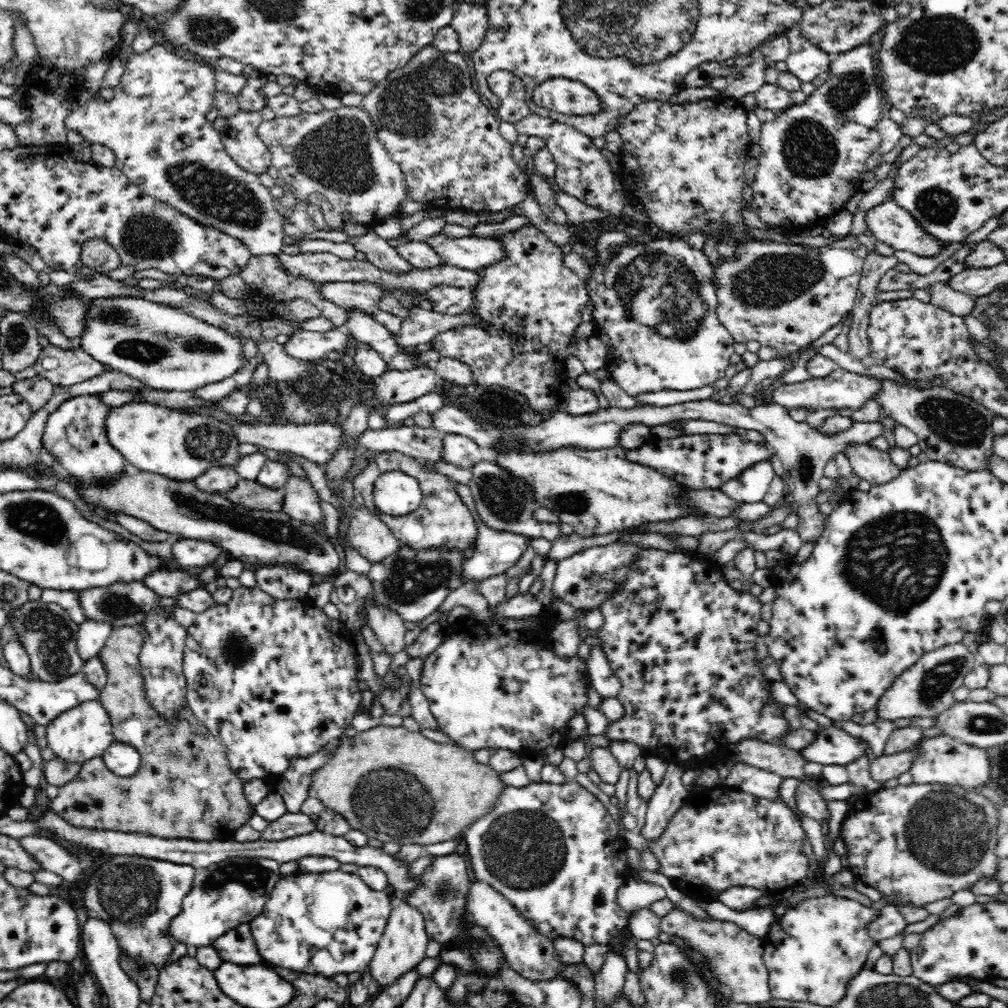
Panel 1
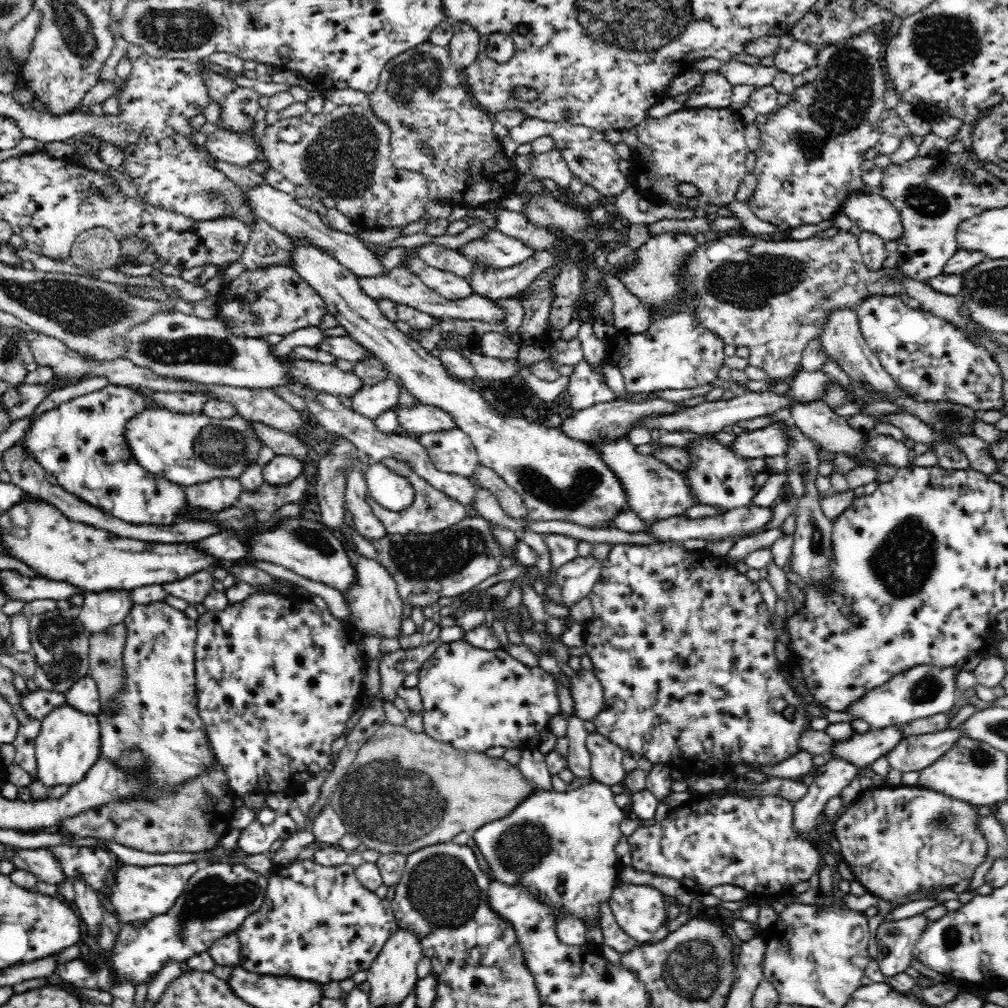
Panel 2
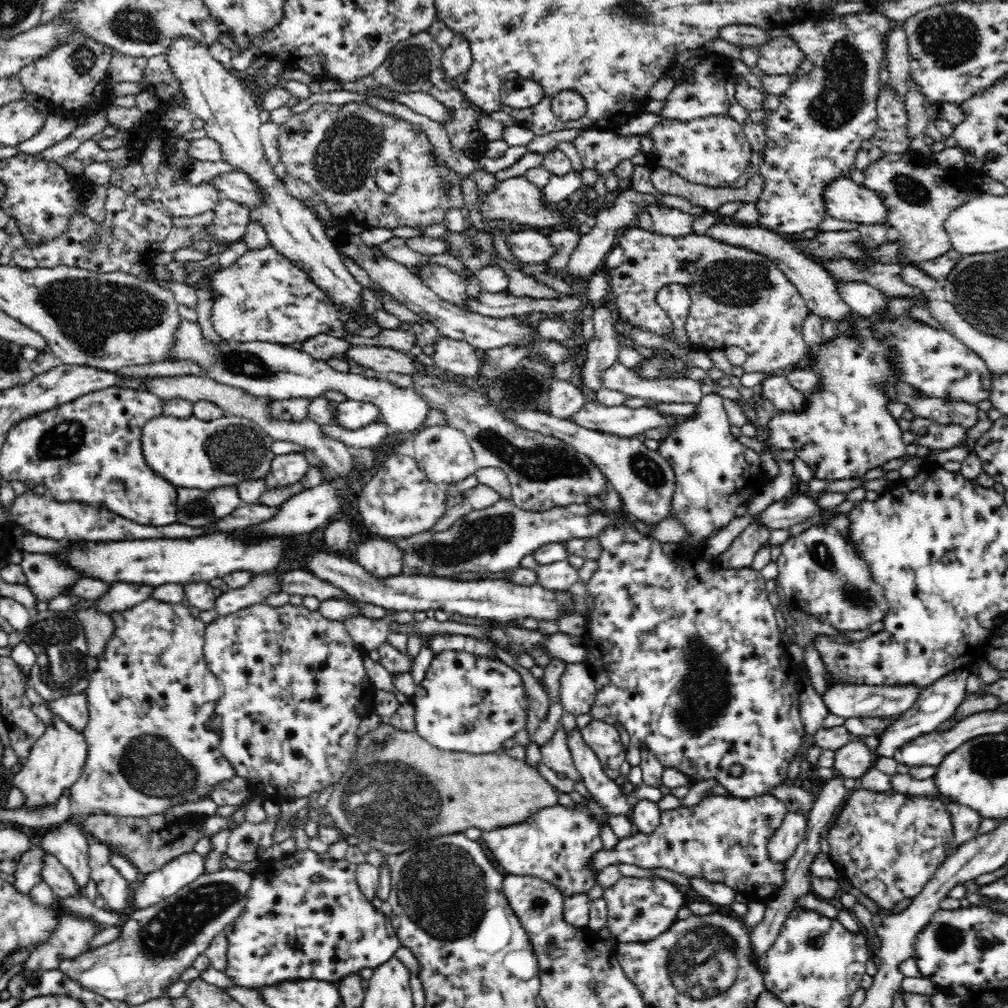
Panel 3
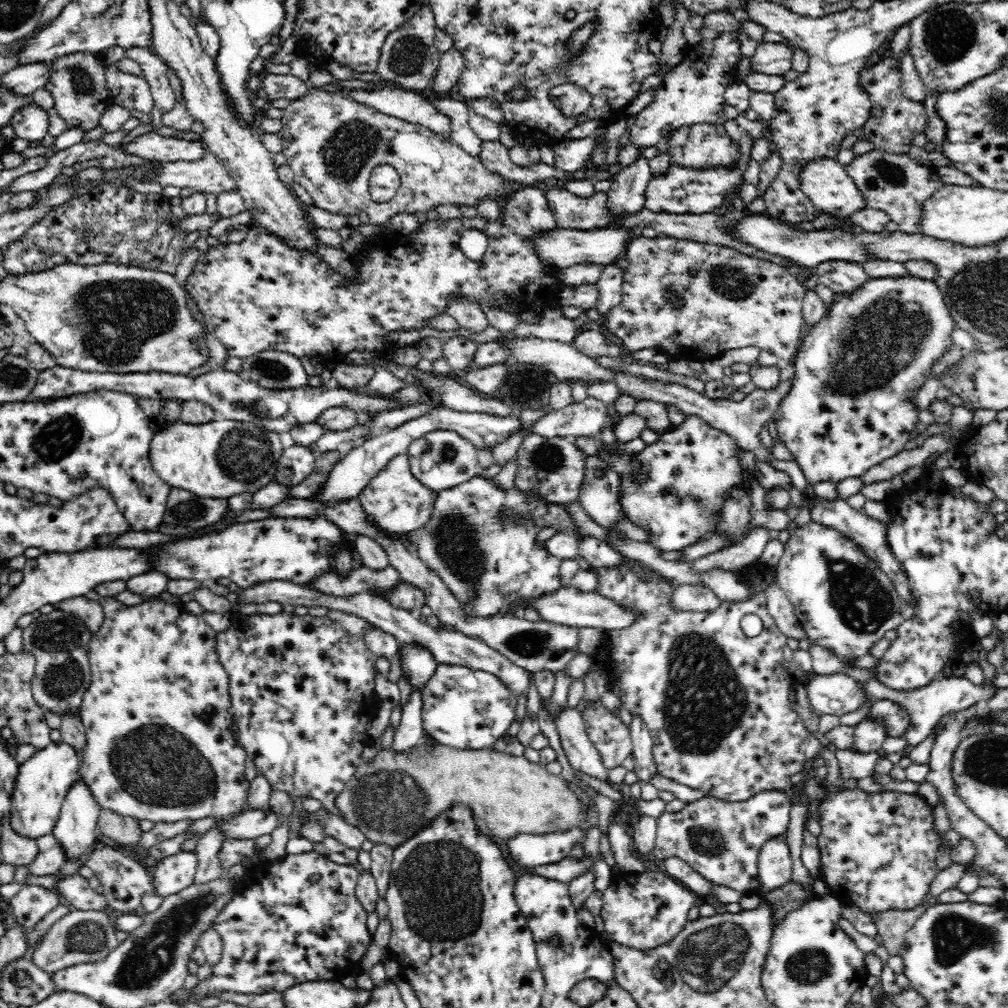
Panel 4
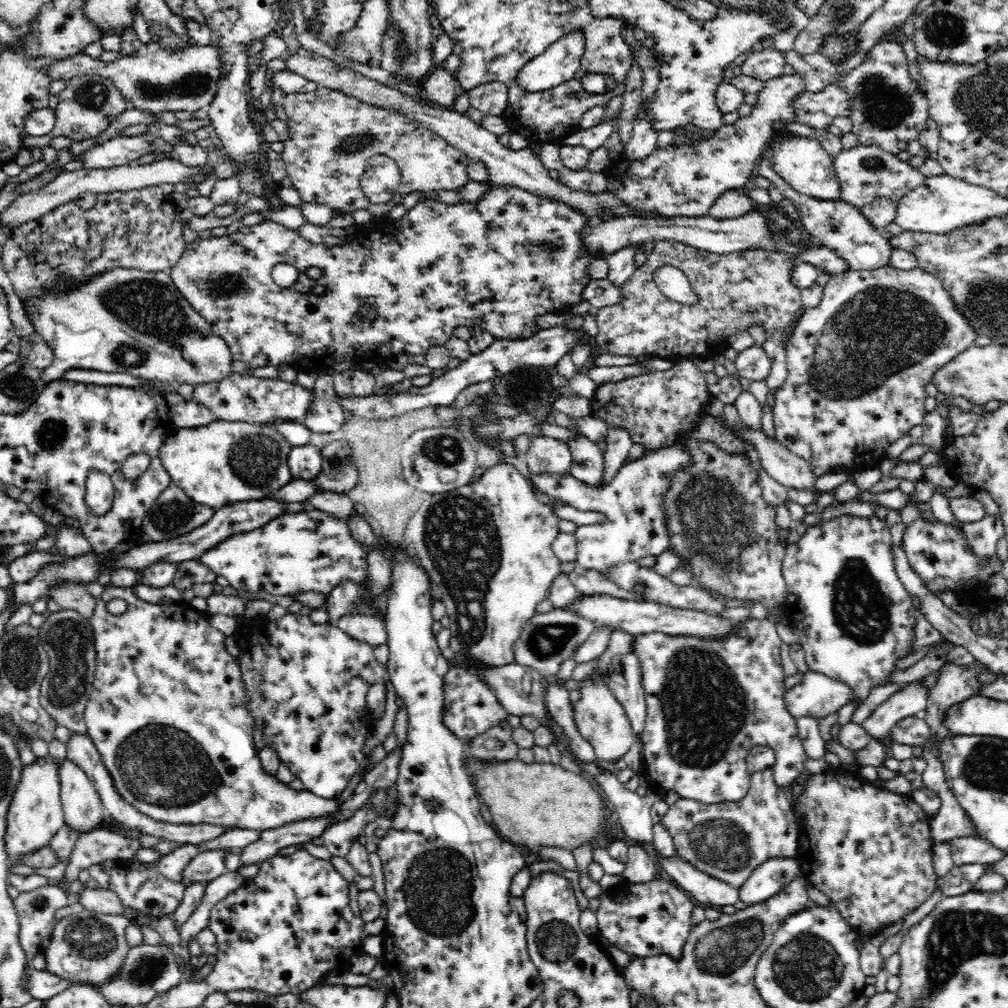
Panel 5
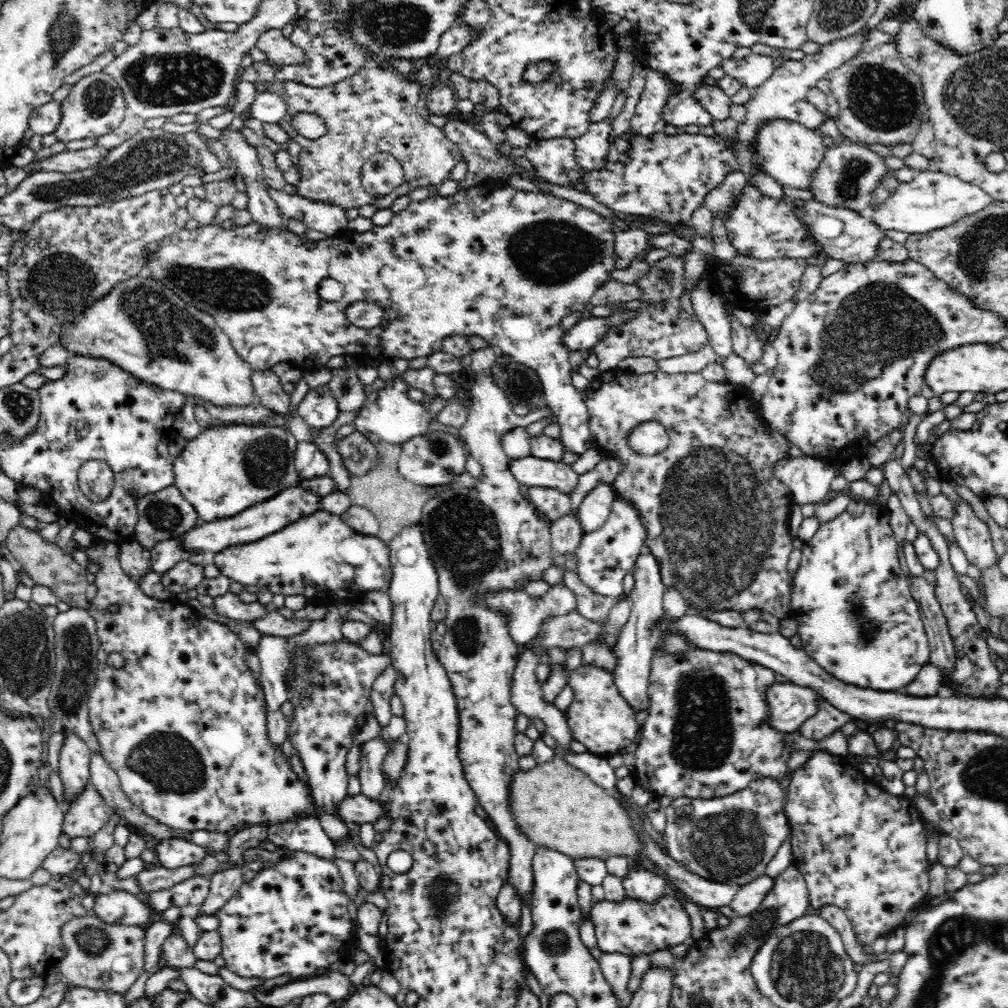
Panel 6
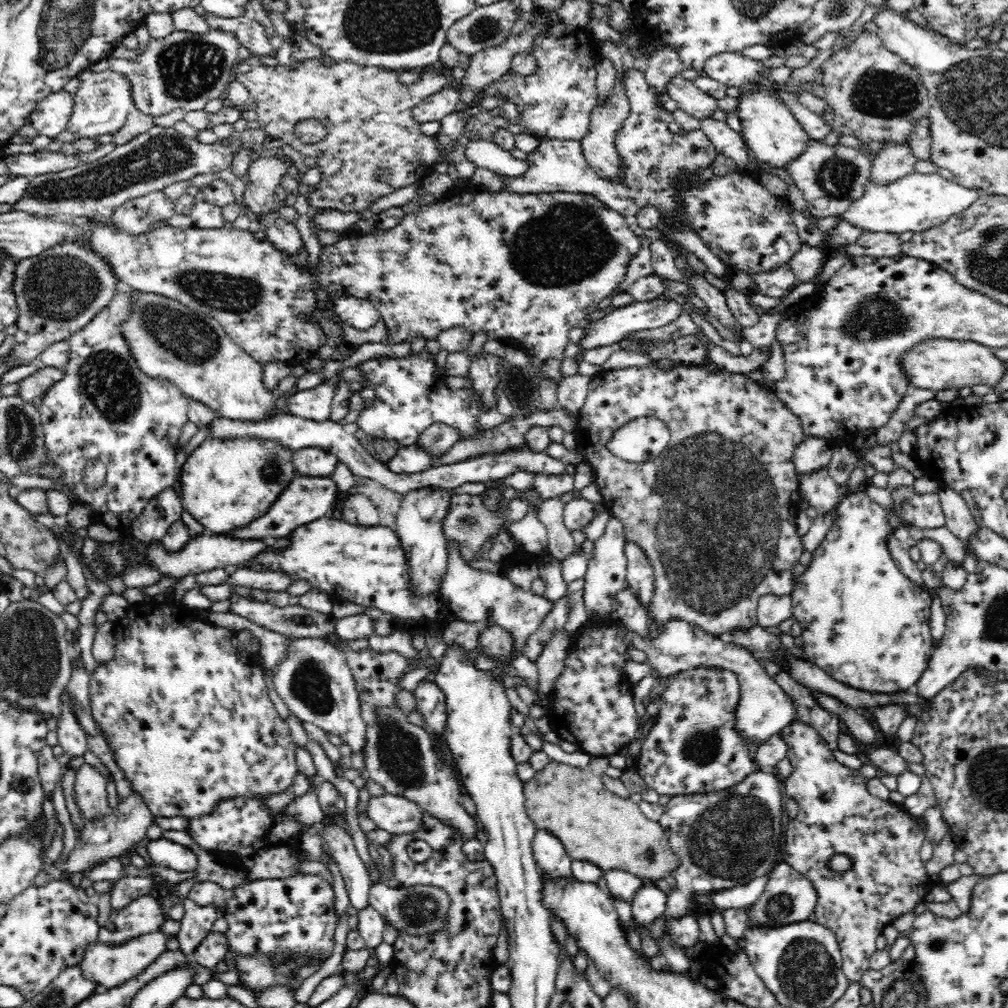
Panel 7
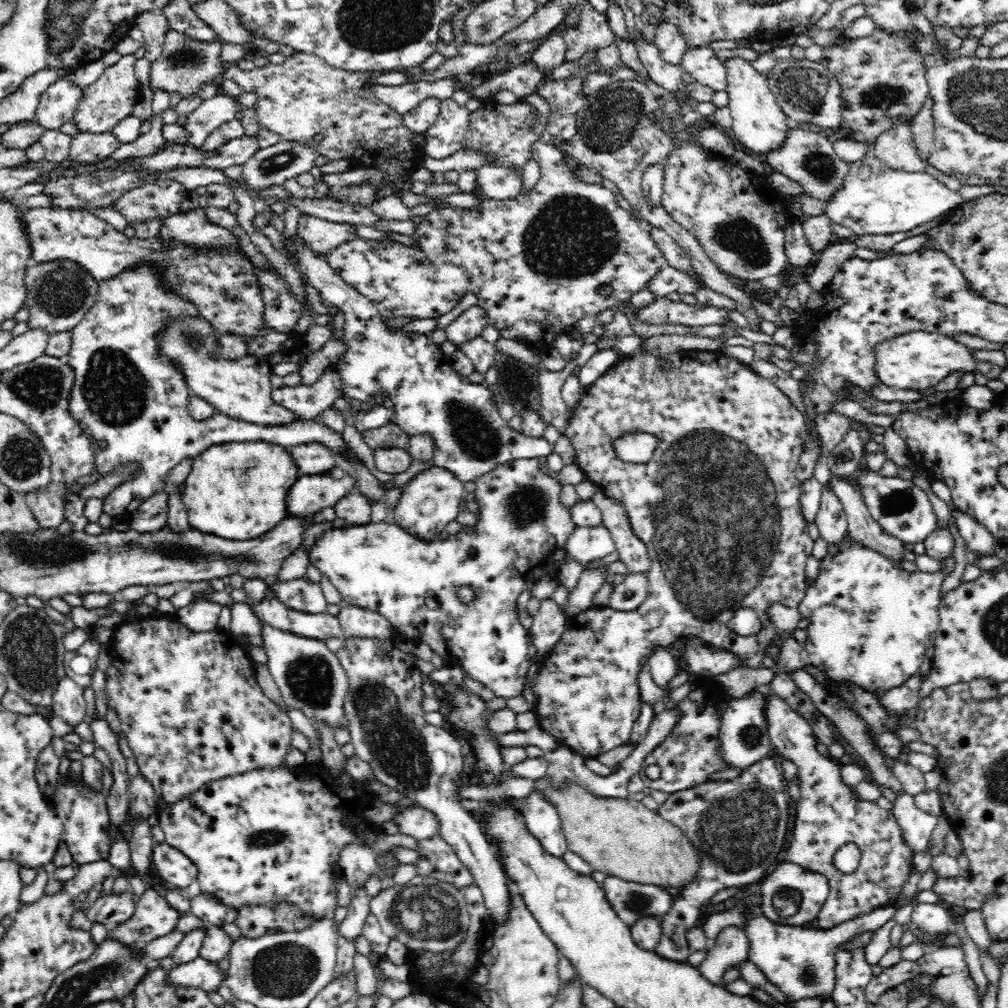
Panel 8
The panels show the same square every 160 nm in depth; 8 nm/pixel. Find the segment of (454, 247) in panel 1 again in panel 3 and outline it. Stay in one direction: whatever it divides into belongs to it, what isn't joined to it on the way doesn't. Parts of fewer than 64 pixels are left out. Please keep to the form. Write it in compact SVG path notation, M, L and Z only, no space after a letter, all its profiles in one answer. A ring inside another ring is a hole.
M518 228L508 237L512 254L527 264L546 264L554 255L555 248L550 237L538 229Z

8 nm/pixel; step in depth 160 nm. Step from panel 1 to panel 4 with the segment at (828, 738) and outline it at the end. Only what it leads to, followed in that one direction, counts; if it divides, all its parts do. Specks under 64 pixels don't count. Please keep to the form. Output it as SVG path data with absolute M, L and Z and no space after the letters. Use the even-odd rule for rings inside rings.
M965 677L962 678L940 678L935 681L930 681L930 684L920 689L915 689L909 692L896 691L890 689L884 685L883 682L877 679L872 679L866 682L866 693L872 697L872 701L878 701L881 699L889 699L894 703L900 703L902 707L906 707L909 717L911 718L911 725L907 728L905 735L903 736L909 742L910 746L915 747L920 744L926 737L929 737L932 733L932 728L938 724L938 720L942 716L952 712L962 712L978 704L978 702L988 702L996 696L998 690L1000 690L994 684L976 685L970 682Z

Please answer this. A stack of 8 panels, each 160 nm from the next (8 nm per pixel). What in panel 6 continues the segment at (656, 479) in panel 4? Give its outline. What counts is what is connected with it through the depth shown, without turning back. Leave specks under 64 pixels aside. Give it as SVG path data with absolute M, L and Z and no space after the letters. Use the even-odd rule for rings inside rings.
M528 455L524 458L508 458L508 469L514 479L528 486L541 486L542 488L557 488L566 494L578 484L578 474L572 471L571 465L546 460ZM615 497L612 508L610 508L610 516L604 522L604 526L601 526L598 530L593 530L589 533L583 533L580 544L574 552L577 556L577 568L578 577L584 585L589 589L596 592L596 594L607 597L620 597L624 593L624 578L630 570L632 570L638 554L642 554L647 551L646 543L646 528L640 521L640 515L636 513L636 509L624 501L620 497Z

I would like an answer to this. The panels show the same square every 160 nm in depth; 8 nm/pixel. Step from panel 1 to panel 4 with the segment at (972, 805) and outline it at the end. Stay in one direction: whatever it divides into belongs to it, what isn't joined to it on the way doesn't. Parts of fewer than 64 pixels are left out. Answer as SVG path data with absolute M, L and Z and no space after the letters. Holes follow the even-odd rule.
M858 786L830 789L816 805L817 822L821 827L816 836L820 849L819 876L826 882L828 894L842 905L856 907L871 917L890 910L914 909L929 896L932 881L938 872L936 852L939 833L934 827L933 805L917 794L890 791L868 793Z

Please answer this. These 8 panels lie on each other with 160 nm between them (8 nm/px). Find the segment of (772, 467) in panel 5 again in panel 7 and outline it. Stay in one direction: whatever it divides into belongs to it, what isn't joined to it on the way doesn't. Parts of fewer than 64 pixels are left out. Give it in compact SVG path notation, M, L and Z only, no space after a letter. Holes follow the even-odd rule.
M826 468L810 475L799 475L799 489L803 498L820 515L834 516L836 507L844 497L843 487L828 474Z

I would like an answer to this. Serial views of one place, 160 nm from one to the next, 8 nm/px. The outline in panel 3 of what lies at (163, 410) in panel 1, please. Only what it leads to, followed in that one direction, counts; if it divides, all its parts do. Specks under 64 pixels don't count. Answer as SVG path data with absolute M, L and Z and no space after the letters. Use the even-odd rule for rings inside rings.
M227 413L211 422L194 415L181 419L162 414L144 426L141 441L148 466L174 486L185 489L237 487L245 480L264 479L276 456L271 449L275 440L254 420Z

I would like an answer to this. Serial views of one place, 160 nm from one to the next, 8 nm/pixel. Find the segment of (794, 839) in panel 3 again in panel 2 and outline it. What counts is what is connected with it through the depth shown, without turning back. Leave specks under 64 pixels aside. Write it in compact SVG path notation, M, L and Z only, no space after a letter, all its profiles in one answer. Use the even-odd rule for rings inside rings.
M831 753L824 768L824 772L815 774L813 782L806 786L806 794L798 798L792 806L792 829L798 837L806 840L812 838L817 819L828 800L841 794L842 789L862 771L858 765L852 765L848 760Z

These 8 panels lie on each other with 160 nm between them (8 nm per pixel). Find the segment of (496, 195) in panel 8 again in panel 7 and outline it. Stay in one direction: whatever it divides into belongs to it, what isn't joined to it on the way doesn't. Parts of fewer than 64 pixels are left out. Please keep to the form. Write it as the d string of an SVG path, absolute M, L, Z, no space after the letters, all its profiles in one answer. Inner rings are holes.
M631 68L623 69L622 82L625 84L628 98L630 99L630 114L623 127L616 135L616 148L618 155L622 157L622 166L624 166L624 180L620 184L613 184L609 180L599 178L592 170L591 166L583 158L583 150L579 141L560 141L556 139L544 139L538 152L529 154L529 168L521 176L500 176L504 188L511 194L527 194L527 193L579 193L588 194L608 205L608 209L612 209L624 217L636 215L644 206L654 205L662 211L664 218L677 219L680 218L681 202L679 181L684 177L696 177L701 170L707 166L713 165L717 158L718 151L714 144L704 134L703 130L696 129L688 131L686 135L680 136L678 133L672 133L667 128L669 121L668 114L664 109L655 106L655 94L649 89L650 85L645 79L645 73L640 70Z

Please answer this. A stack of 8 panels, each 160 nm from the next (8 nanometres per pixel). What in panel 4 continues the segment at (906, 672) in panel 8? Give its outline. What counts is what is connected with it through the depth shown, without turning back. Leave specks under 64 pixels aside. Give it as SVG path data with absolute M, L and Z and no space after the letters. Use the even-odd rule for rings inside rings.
M810 521L806 526L794 529L790 539L785 542L784 554L782 554L782 558L780 558L775 568L775 573L777 576L776 582L778 583L778 586L784 590L788 599L790 599L792 607L795 608L796 616L798 616L798 620L807 639L810 640L810 645L818 645L819 648L824 648L831 654L834 654L837 658L840 658L847 672L850 668L858 668L855 665L857 659L871 654L870 649L872 649L879 641L884 639L887 632L896 632L898 627L902 626L905 622L906 616L904 616L901 611L902 606L904 606L904 600L900 598L900 595L895 590L895 586L891 581L891 578L885 572L882 572L878 563L871 556L868 556L865 551L856 544L856 542L835 528L830 528L829 526L824 526L823 524Z

